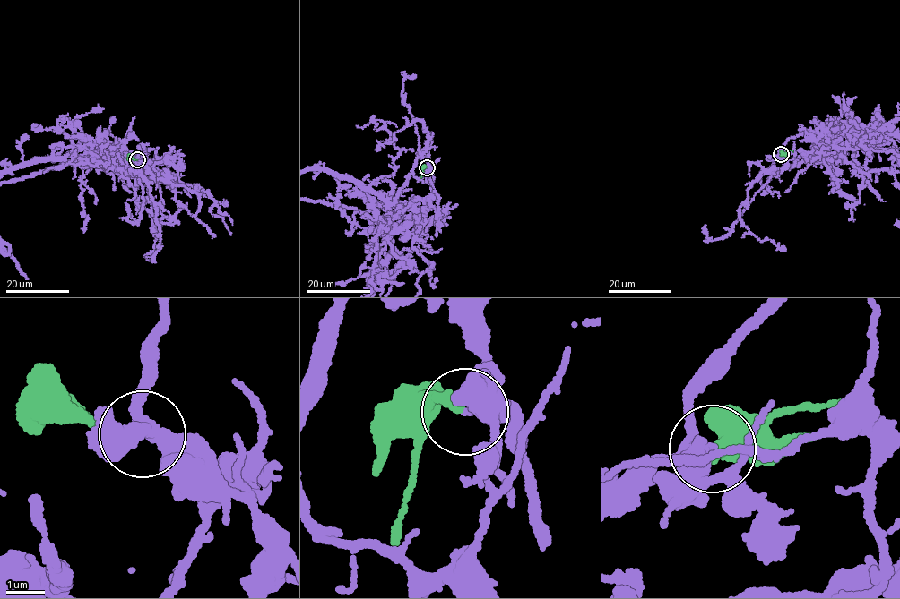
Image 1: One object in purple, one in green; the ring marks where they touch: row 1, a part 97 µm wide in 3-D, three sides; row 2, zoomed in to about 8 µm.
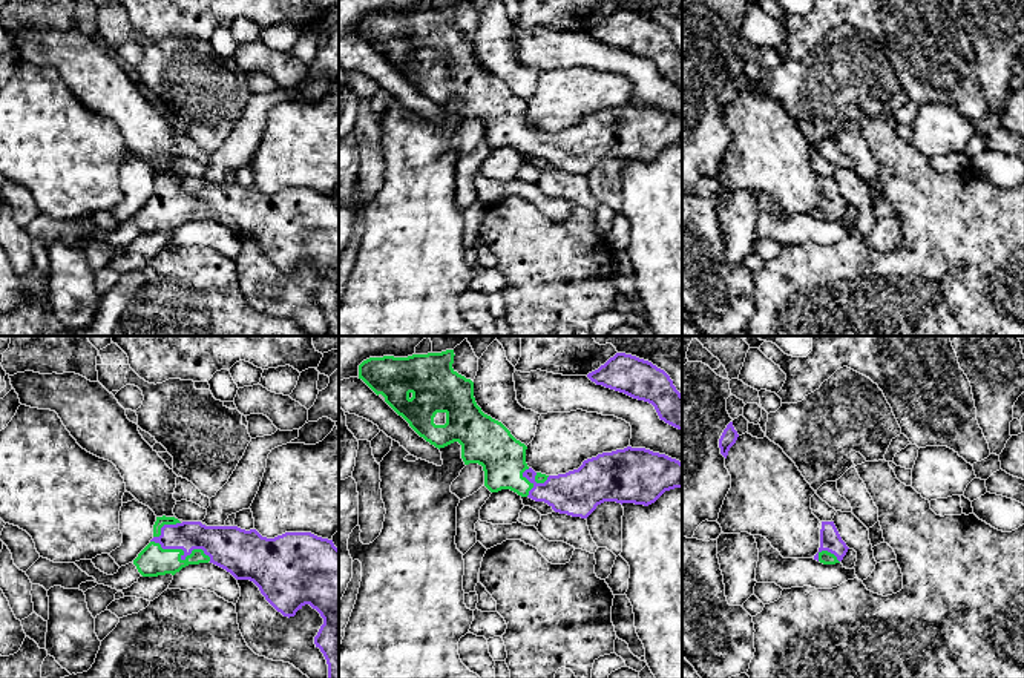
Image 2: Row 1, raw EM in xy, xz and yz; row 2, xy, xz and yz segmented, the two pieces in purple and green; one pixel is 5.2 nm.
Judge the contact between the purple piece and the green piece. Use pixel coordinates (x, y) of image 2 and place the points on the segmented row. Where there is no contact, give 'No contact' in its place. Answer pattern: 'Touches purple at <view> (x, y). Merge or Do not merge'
Touches purple at xy (183, 549). Merge

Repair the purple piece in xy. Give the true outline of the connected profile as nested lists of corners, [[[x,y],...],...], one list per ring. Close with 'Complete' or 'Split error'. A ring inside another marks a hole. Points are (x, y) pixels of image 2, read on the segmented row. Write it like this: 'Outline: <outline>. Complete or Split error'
Outline: [[[156,517],[153,538],[133,560],[143,577],[175,575],[189,564],[213,563],[236,580],[253,581],[265,600],[284,617],[294,617],[310,604],[323,618],[316,647],[328,664],[328,678],[339,678],[339,549],[333,540],[311,532],[285,532],[274,538],[262,537],[256,529],[238,526],[205,526],[201,522],[179,522],[175,517]]]. Split error

